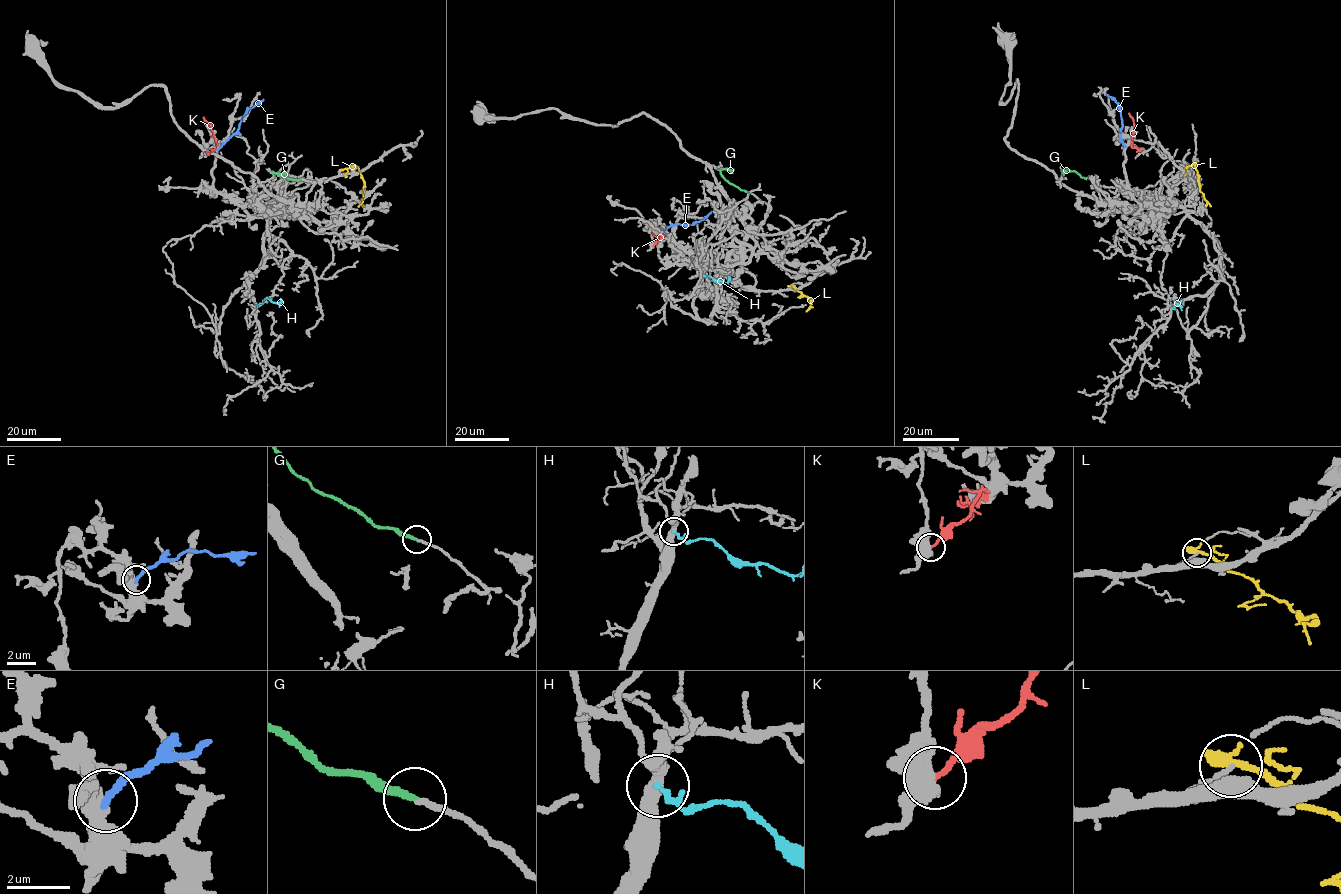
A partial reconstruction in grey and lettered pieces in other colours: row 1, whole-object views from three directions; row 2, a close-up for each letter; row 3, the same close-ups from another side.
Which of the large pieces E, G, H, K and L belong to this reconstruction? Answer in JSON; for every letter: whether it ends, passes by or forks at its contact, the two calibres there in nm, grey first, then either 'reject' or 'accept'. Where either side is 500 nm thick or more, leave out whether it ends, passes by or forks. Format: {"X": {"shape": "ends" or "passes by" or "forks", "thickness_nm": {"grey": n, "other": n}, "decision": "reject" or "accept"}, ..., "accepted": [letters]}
{"E": {"shape": "ends", "thickness_nm": {"grey": 420, "other": 220}, "decision": "reject"}, "G": {"shape": "ends", "thickness_nm": {"grey": 220, "other": 190}, "decision": "accept"}, "H": {"shape": "ends", "thickness_nm": {"grey": 360, "other": 200}, "decision": "reject"}, "K": {"shape": "ends", "thickness_nm": {"grey": 480, "other": 190}, "decision": "reject"}, "L": {"shape": "ends", "thickness_nm": {"grey": 150, "other": 400}, "decision": "reject"}, "accepted": ["G"]}

